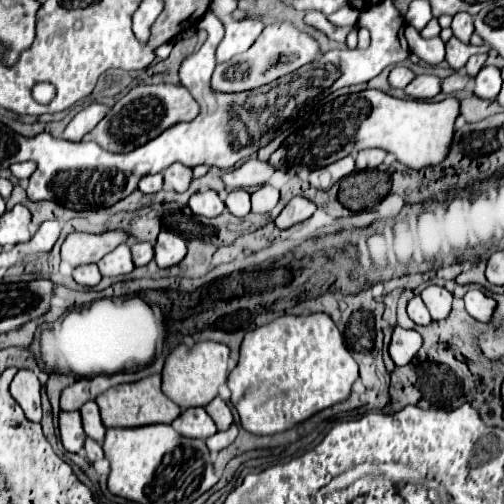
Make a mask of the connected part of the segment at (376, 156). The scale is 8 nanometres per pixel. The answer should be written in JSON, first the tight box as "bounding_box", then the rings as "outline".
{"bounding_box":[356,148,385,171],"outline":[[[371,148],[371,150],[363,150],[359,152],[356,158],[356,171],[362,171],[367,169],[375,169],[377,166],[383,164],[385,160],[385,152],[379,150],[379,148]]]}

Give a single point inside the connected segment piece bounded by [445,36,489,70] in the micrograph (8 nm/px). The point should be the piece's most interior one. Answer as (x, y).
(458, 53)

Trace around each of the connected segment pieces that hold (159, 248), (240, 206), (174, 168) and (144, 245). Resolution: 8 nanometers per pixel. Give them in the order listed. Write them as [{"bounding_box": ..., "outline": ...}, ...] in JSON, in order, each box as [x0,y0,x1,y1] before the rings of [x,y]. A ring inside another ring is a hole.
[{"bounding_box":[155,230,187,268],"outline":[[[163,230],[155,244],[155,262],[159,268],[169,268],[179,264],[187,256],[187,242],[169,230]]]},{"bounding_box":[225,188,251,218],"outline":[[[241,188],[241,190],[233,190],[233,192],[229,192],[227,198],[225,198],[225,206],[229,208],[229,212],[231,212],[233,216],[239,216],[239,218],[247,216],[247,214],[251,212],[249,192],[243,190],[243,188]]]},{"bounding_box":[165,164,191,192],"outline":[[[171,164],[165,172],[165,188],[171,188],[175,192],[185,192],[191,184],[191,168],[183,166],[183,164]]]},{"bounding_box":[131,242,153,266],"outline":[[[135,242],[131,246],[131,252],[133,252],[135,266],[145,266],[153,260],[153,244],[151,242]]]}]

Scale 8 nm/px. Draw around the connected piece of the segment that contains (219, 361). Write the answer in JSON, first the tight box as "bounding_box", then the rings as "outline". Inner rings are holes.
{"bounding_box":[163,342,229,410],"outline":[[[199,342],[195,346],[179,344],[165,360],[163,368],[163,392],[171,398],[181,410],[193,406],[207,406],[217,394],[219,386],[227,382],[227,360],[229,348],[217,342]]]}

